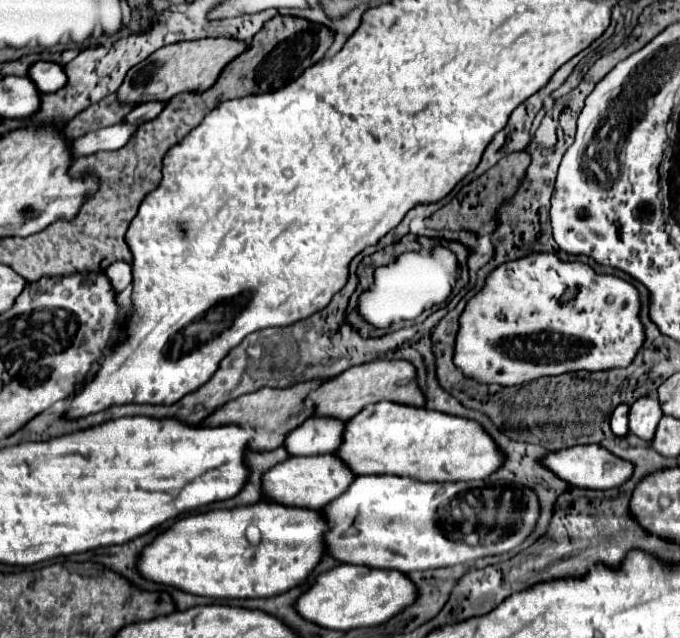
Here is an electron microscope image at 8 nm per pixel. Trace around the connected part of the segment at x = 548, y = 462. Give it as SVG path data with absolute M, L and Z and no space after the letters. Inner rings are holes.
M588 444L588 446L572 446L572 448L564 448L558 452L548 452L540 464L550 470L552 474L556 474L560 480L568 482L570 486L578 486L578 488L594 488L594 490L608 490L608 488L616 488L622 486L628 480L628 474L632 474L632 466L628 466L628 462L614 458L614 454L610 454L608 450L604 450L598 444Z

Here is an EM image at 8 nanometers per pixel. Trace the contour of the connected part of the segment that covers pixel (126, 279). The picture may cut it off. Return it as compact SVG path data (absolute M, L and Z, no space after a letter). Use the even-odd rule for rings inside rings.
M118 260L112 266L108 266L106 274L112 280L112 286L114 286L116 292L122 292L130 284L130 280L132 280L132 268L124 260Z

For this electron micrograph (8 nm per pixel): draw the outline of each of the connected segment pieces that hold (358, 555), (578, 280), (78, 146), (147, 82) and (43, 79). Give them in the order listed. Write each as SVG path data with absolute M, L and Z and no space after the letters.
M358 476L354 478L354 482L348 486L348 490L344 494L340 494L338 498L334 498L332 502L328 502L320 514L324 516L328 530L324 534L324 552L328 556L332 556L334 560L342 562L342 564L354 564L354 566L368 566L372 570L398 570L398 572L414 572L414 570L430 570L430 568L444 568L444 566L454 566L454 564L462 564L468 560L476 560L482 556L494 556L494 554L502 554L508 552L516 546L520 546L528 534L532 532L538 516L540 516L540 508L538 508L538 498L536 494L532 494L532 490L524 490L522 486L494 486L488 480L484 482L420 482L420 480L412 480L412 478L400 478L400 476Z
M530 252L494 268L480 292L476 292L460 314L452 362L460 372L480 384L518 386L542 376L566 372L598 372L628 368L644 344L640 322L640 294L626 280L598 274L582 262L564 262L554 252Z
M118 122L114 126L100 128L76 138L76 142L72 144L72 150L76 156L88 156L102 150L120 150L134 138L136 130L138 130L138 124Z
M202 38L192 42L176 42L164 46L150 54L136 68L128 70L124 84L118 90L118 98L122 102L150 102L150 100L170 100L182 92L200 92L214 86L216 78L242 52L248 50L248 42L240 42L234 38Z
M38 60L28 68L28 78L36 84L38 92L56 92L66 82L66 74L62 66L44 60Z

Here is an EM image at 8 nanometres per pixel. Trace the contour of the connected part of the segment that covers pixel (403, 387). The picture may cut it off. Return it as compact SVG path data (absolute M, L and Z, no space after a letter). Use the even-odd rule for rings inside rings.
M376 360L376 362L368 362L368 364L348 368L342 374L328 378L322 386L318 386L310 394L310 400L314 404L314 416L346 420L346 418L356 416L364 406L376 404L376 402L382 402L382 400L422 408L424 398L420 398L420 394L422 392L416 386L416 370L410 362L404 362L404 360L384 360L384 362L380 362L380 360Z

